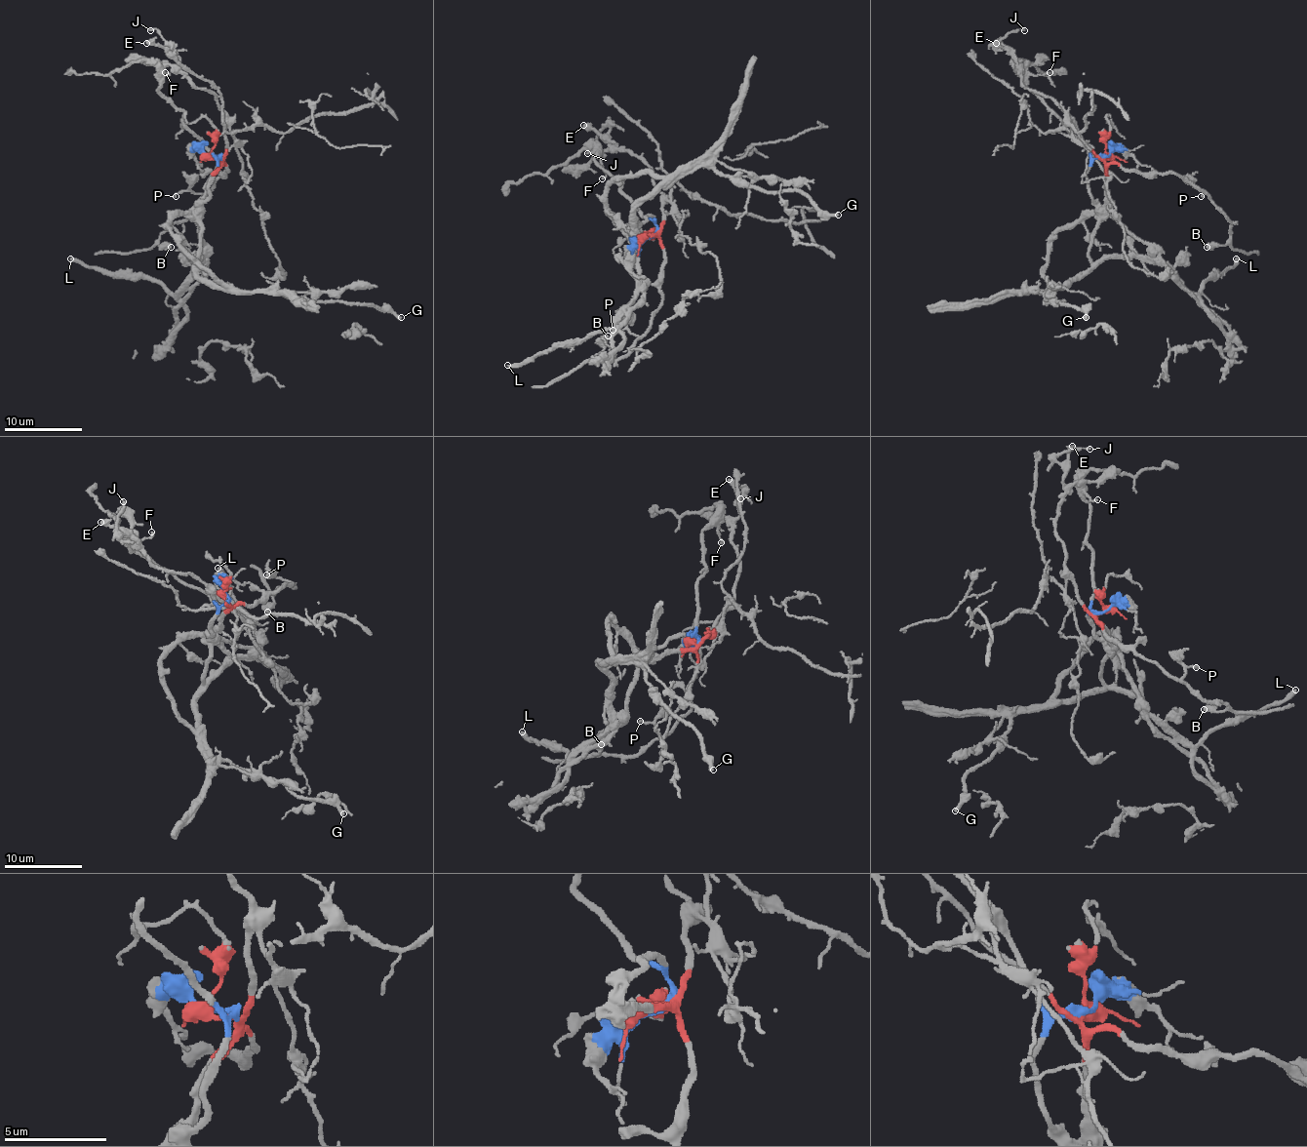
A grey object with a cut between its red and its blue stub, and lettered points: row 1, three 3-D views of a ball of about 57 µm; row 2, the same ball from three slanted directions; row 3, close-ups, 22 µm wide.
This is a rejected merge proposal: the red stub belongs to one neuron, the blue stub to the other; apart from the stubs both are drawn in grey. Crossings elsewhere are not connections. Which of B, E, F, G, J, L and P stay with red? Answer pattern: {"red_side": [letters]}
{"red_side": ["B", "E", "G", "J", "P"]}

